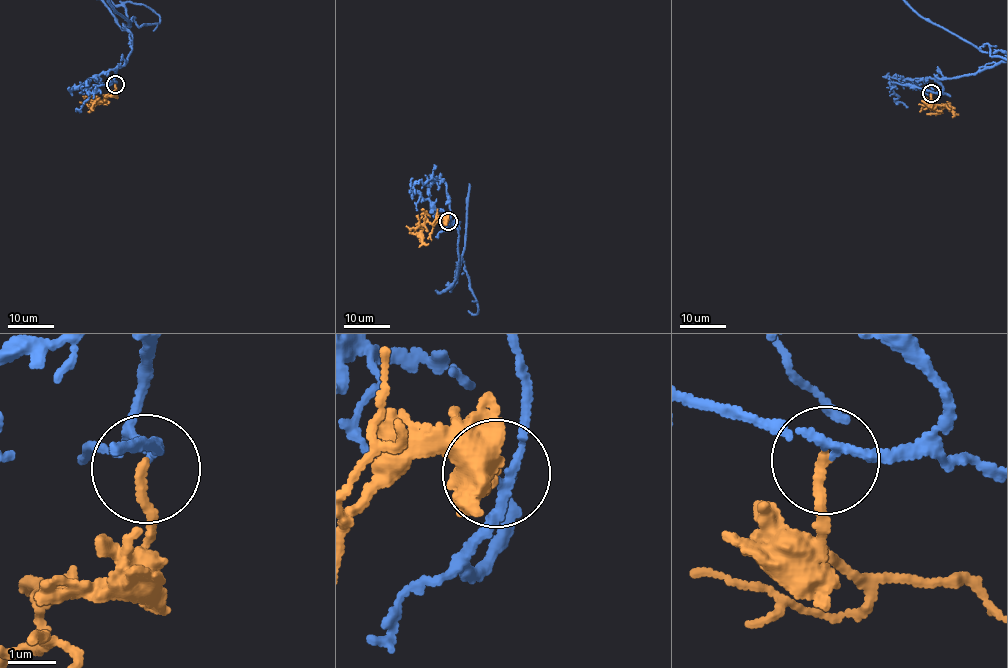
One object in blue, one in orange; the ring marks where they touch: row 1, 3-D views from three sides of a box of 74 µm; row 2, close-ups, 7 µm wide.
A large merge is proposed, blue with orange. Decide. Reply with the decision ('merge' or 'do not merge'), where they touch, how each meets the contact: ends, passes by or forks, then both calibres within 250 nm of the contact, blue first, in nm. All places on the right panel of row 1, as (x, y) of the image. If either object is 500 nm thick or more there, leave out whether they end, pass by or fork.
merge; place (931, 93); blue passes by; orange ends; calibres 160 and 200 nm

